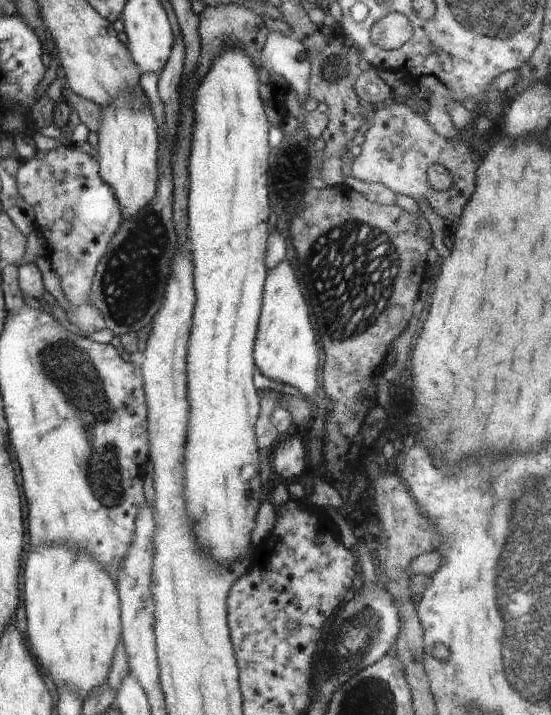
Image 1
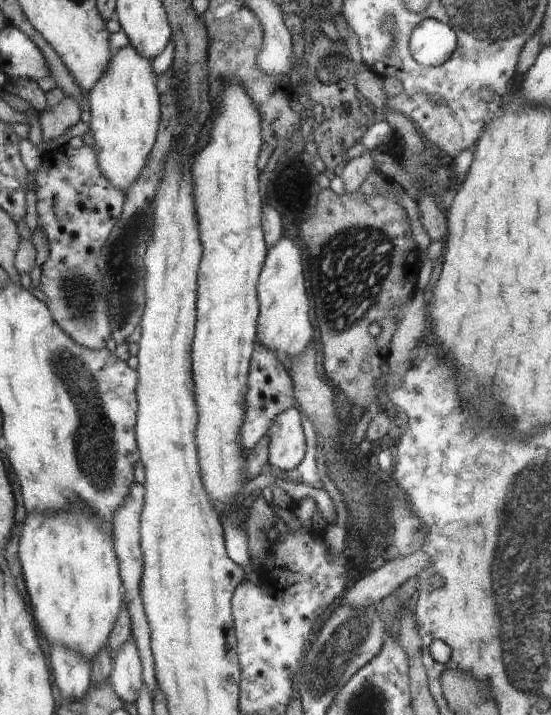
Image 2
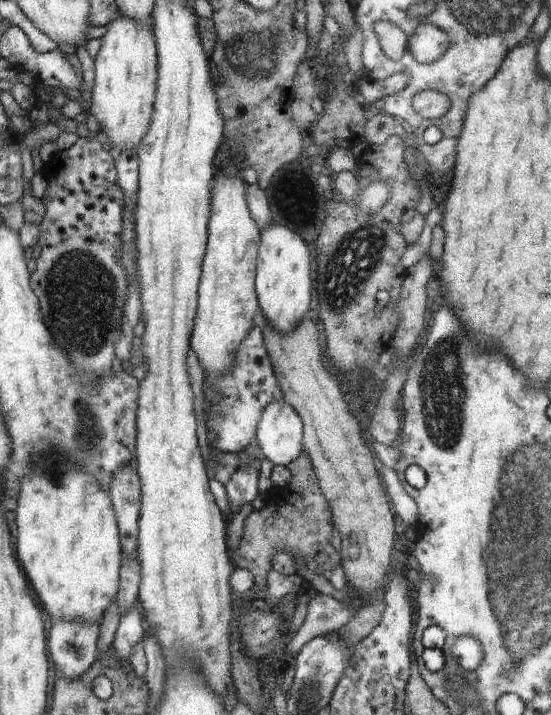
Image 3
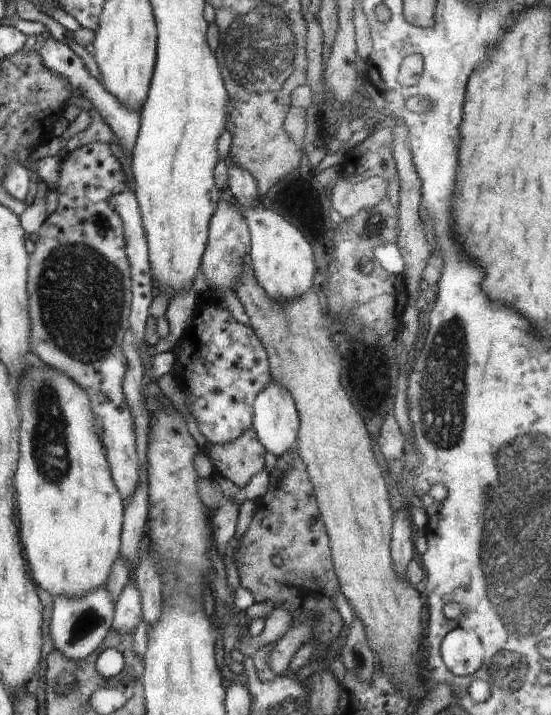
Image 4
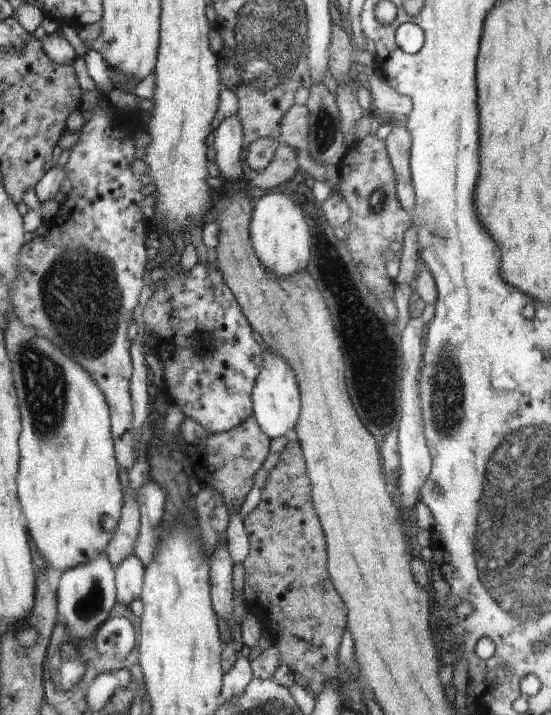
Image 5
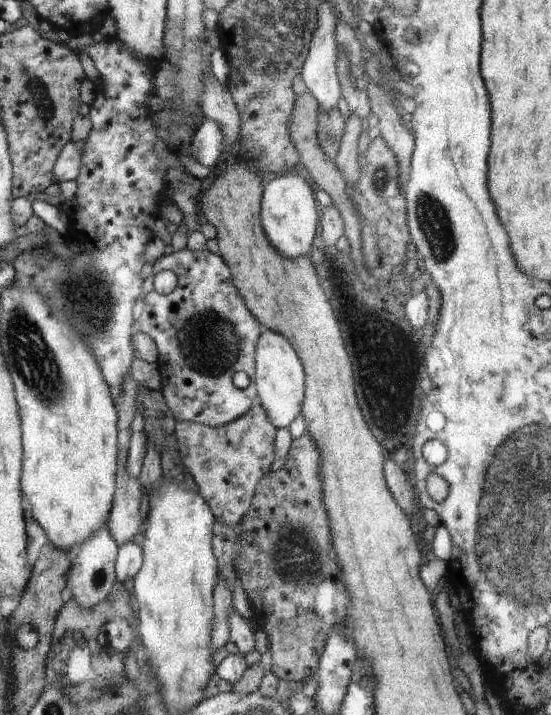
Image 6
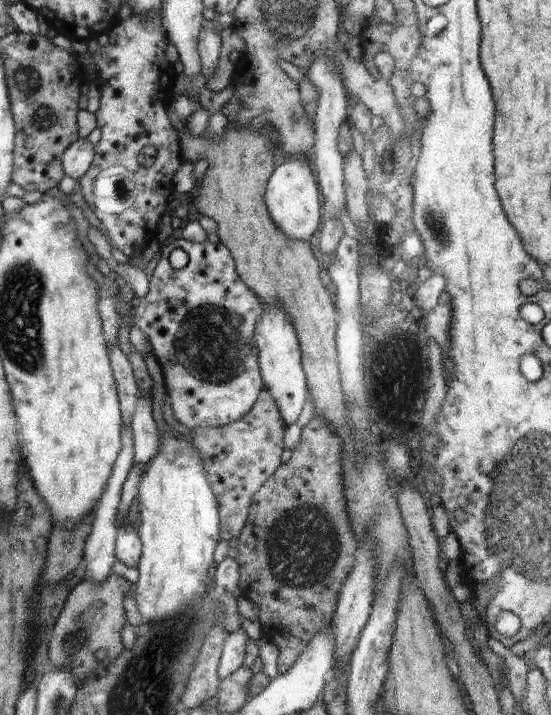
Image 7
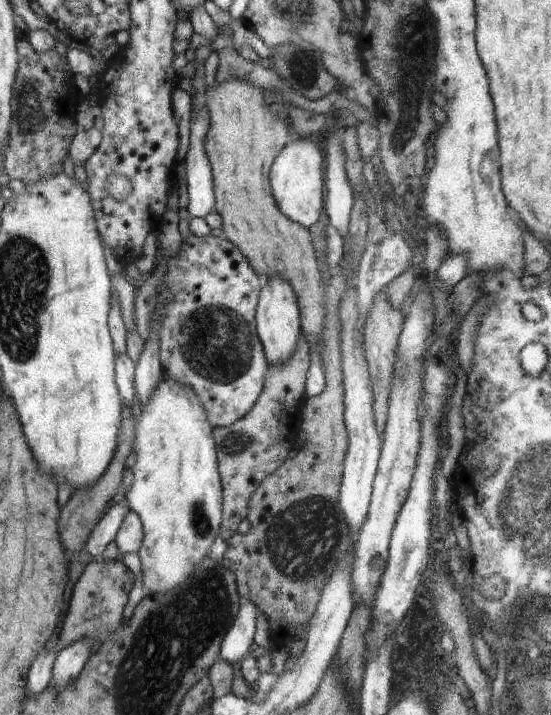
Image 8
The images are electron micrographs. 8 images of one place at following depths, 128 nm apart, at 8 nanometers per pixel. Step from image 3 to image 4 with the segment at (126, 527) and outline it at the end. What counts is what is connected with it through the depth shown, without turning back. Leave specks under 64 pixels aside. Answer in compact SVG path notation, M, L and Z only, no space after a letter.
M92 142L69 152L62 158L60 180L58 180L58 186L54 188L58 194L58 208L53 214L47 216L40 226L37 233L38 240L30 254L29 317L30 328L32 328L30 352L46 364L54 366L56 370L60 370L62 374L70 376L70 380L74 380L88 394L92 412L101 423L102 444L106 450L106 460L112 470L112 480L124 504L132 500L140 482L135 426L122 388L126 368L128 368L123 350L123 337L129 328L133 295L124 222L111 206L110 200L120 195L120 192L124 192L124 188L128 188L128 180L121 162L112 154L110 144Z

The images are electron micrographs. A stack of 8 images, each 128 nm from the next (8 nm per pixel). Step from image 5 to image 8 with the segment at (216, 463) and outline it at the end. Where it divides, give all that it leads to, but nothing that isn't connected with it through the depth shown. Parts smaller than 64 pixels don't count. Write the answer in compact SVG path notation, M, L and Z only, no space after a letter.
M301 334L293 355L285 363L269 366L265 372L262 392L248 414L228 426L212 429L222 489L223 513L219 536L225 541L237 532L240 522L247 518L251 496L258 485L297 448L297 439L302 433L301 412L308 398L304 388L308 368L309 342Z

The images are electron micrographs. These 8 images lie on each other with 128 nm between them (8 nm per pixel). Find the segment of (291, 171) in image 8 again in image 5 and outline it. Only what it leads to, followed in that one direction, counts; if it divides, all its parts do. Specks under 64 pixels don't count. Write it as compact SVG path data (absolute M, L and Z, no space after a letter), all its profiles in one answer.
M267 193L256 200L250 220L250 240L262 266L276 276L288 278L305 270L310 262L312 236L308 220L302 208L296 206L292 198L286 198L286 194Z

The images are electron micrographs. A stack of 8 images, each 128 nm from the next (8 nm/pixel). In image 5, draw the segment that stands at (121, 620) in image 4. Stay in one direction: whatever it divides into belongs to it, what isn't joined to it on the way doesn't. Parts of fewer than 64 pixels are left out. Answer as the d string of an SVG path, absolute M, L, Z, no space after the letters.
M135 553L124 558L114 566L116 602L122 606L131 606L132 600L140 599L144 567Z

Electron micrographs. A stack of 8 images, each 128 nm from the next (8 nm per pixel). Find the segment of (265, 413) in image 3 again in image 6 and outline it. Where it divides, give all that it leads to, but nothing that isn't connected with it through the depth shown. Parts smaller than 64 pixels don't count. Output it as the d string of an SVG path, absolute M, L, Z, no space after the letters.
M261 326L255 351L255 382L257 398L260 398L260 404L264 406L268 420L278 429L290 426L301 414L305 398L304 368L292 344L282 334L272 332L266 326Z

